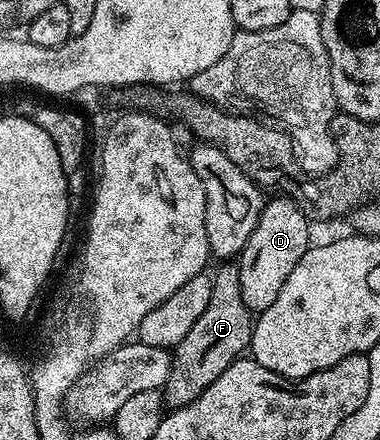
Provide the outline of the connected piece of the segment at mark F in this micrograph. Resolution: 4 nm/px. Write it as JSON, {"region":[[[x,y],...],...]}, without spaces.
{"region":[[[225,262],[220,265],[217,273],[212,273],[211,302],[207,302],[207,310],[199,314],[199,322],[191,326],[191,331],[183,342],[172,349],[170,376],[163,387],[163,400],[166,405],[181,408],[185,404],[195,402],[227,366],[242,355],[241,352],[253,343],[254,313],[243,302],[239,290],[239,270],[237,264]]]}

